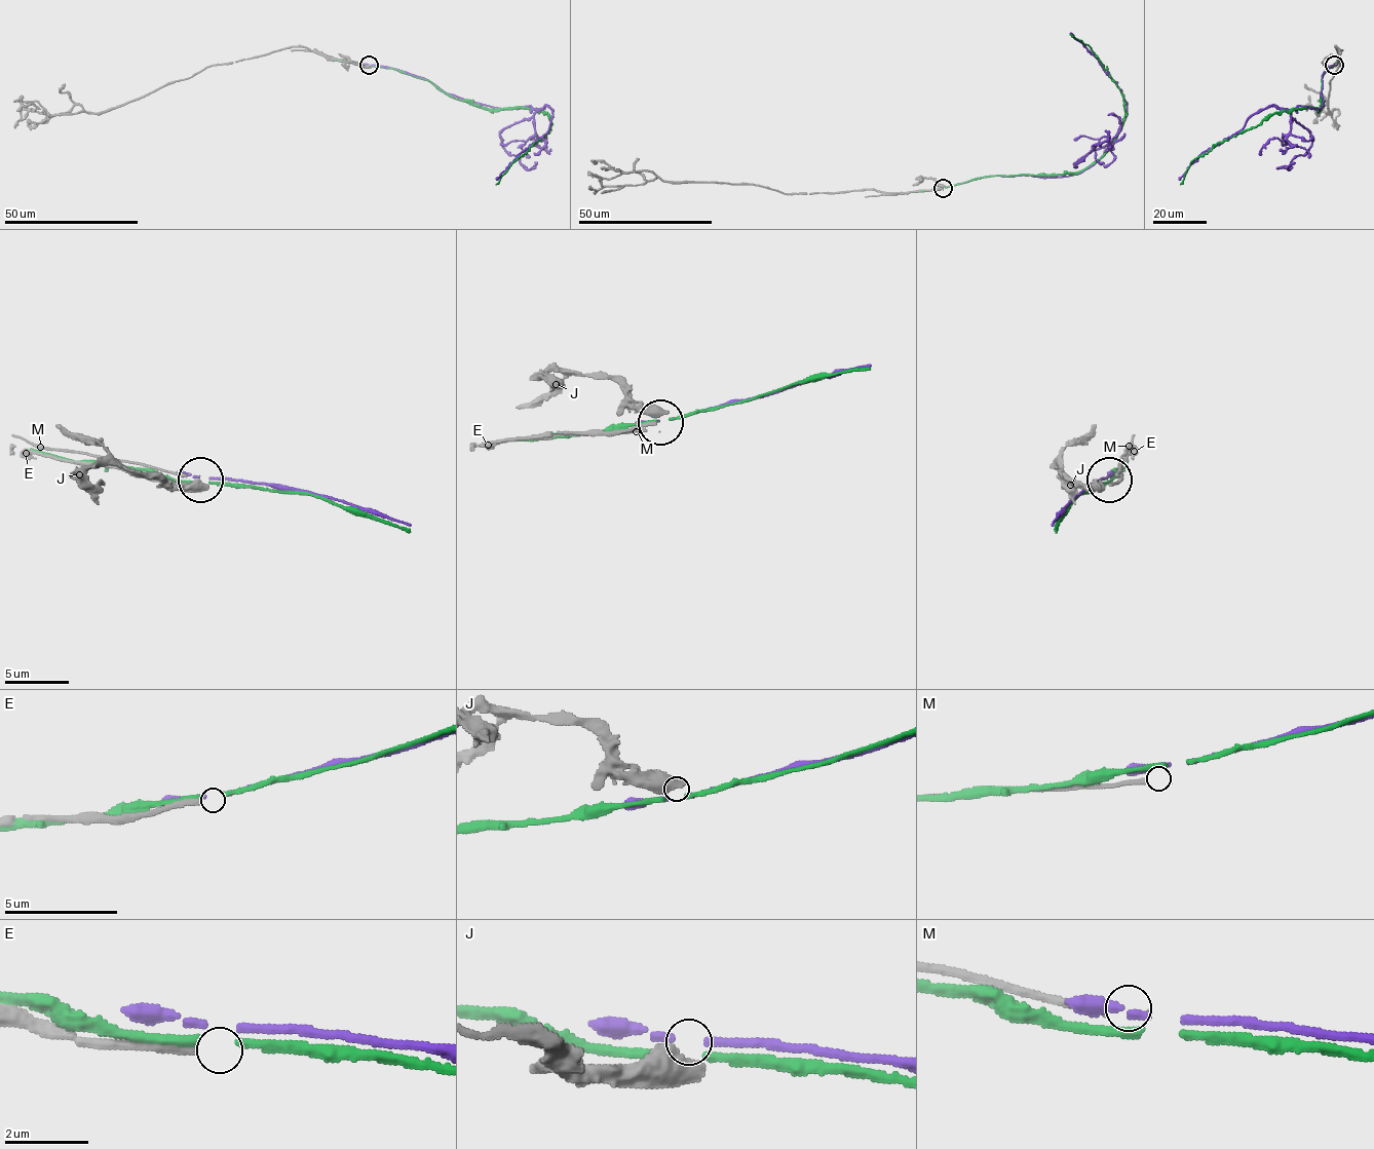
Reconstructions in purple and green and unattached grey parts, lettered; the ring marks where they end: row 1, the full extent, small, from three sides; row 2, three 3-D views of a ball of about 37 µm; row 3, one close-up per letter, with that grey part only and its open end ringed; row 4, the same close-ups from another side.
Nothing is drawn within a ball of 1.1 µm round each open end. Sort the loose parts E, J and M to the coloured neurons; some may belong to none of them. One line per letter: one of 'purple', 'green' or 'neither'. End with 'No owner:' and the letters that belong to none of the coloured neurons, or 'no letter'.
E: neither
J: neither
M: neither
No owner: E, J, M

